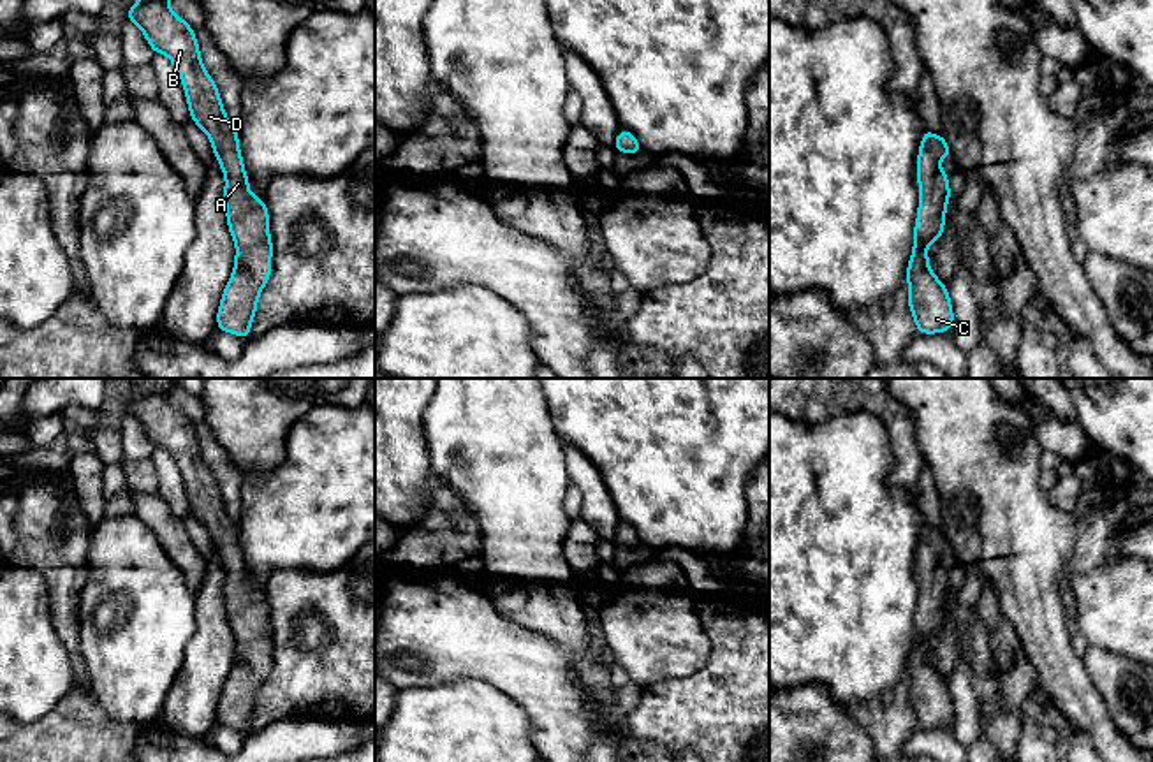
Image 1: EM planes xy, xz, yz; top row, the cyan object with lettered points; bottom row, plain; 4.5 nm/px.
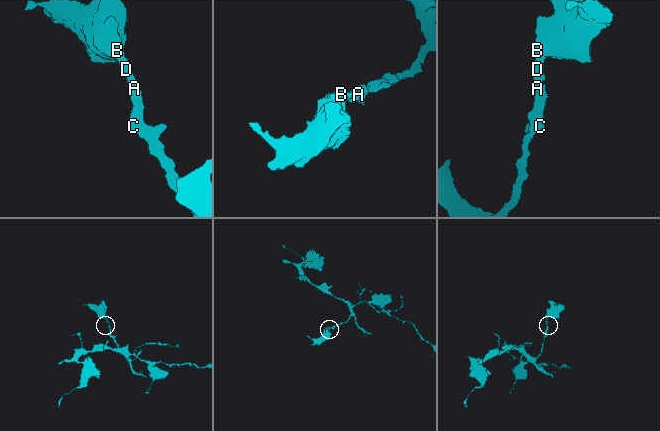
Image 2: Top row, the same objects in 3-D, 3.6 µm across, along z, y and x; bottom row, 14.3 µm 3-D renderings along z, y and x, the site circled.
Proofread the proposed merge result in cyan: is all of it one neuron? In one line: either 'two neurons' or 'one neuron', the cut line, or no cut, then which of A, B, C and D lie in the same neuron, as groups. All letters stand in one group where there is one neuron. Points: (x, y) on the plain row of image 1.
one neuron | no cut | A B C D

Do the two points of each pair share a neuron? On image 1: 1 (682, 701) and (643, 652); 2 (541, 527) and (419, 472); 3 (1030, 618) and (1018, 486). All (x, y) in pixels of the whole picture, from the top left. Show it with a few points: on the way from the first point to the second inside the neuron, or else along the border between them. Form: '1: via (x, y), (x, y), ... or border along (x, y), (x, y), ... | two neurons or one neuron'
1: border along (705, 664), (685, 676), (652, 681), (645, 688) | two neurons
2: border along (425, 433), (430, 468), (435, 474) | two neurons
3: via (1028, 585), (1018, 541), (1018, 520) | one neuron

